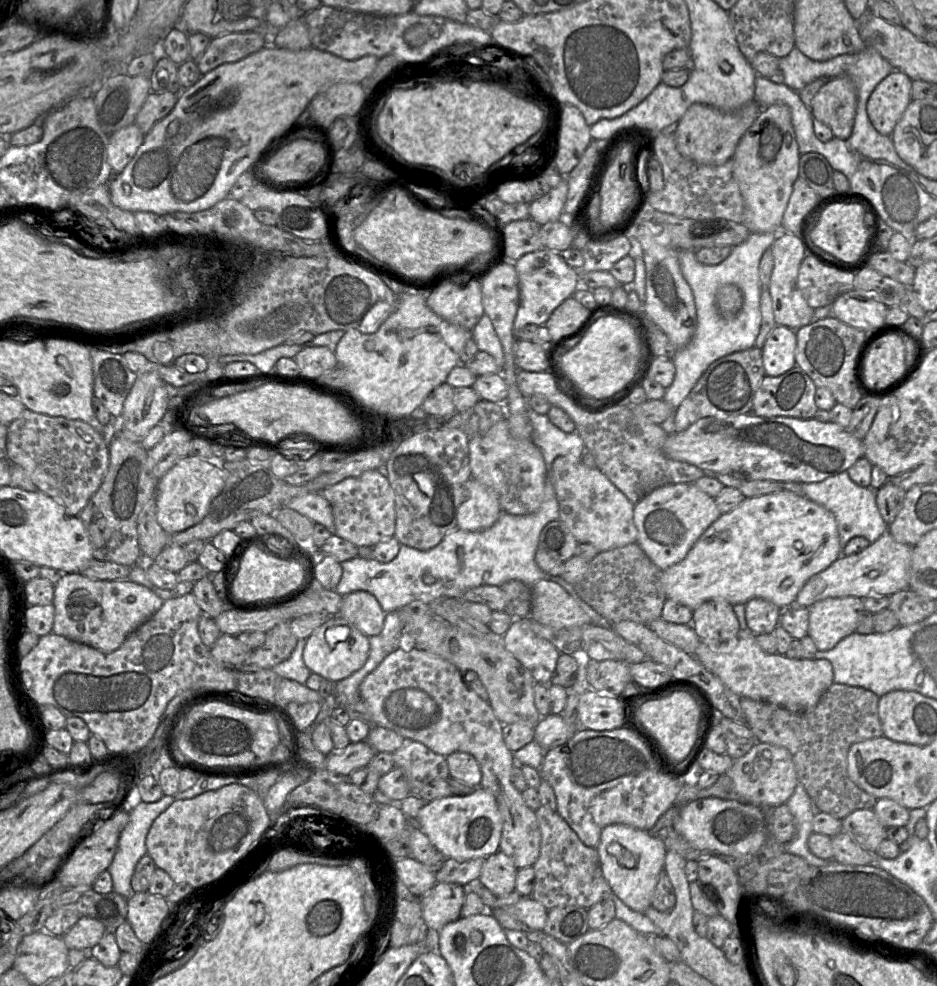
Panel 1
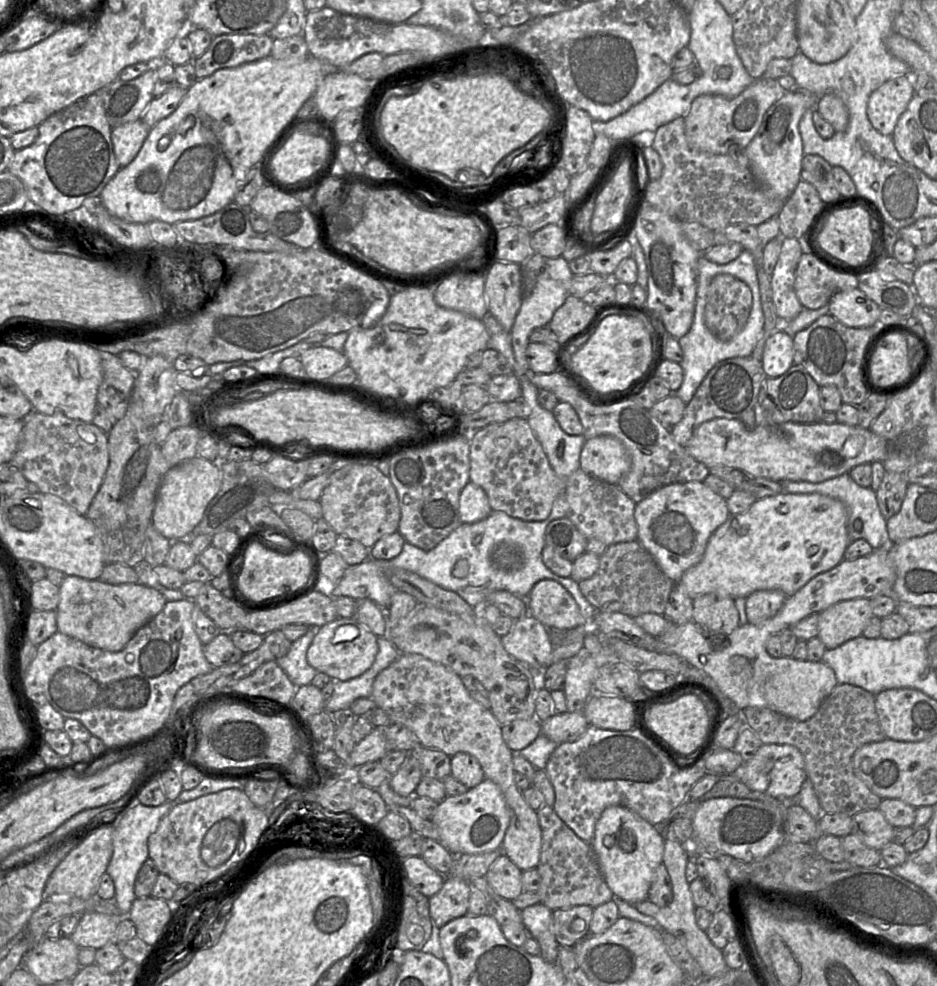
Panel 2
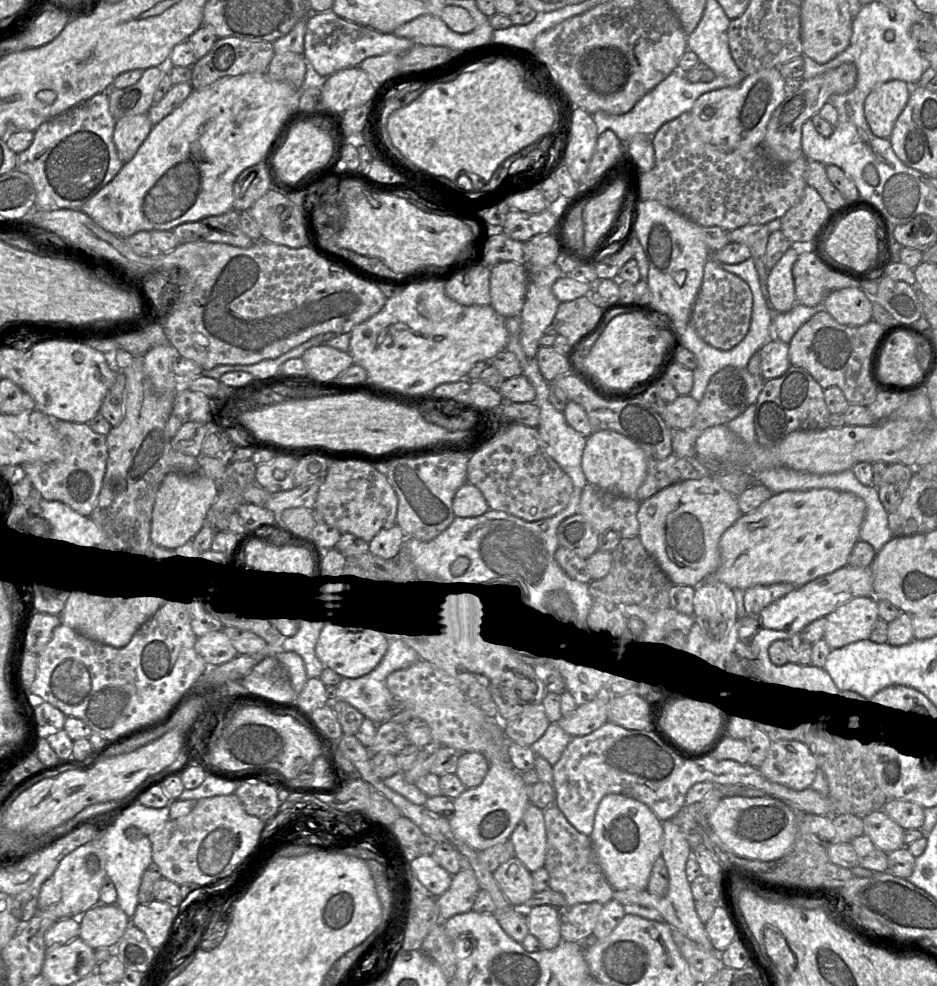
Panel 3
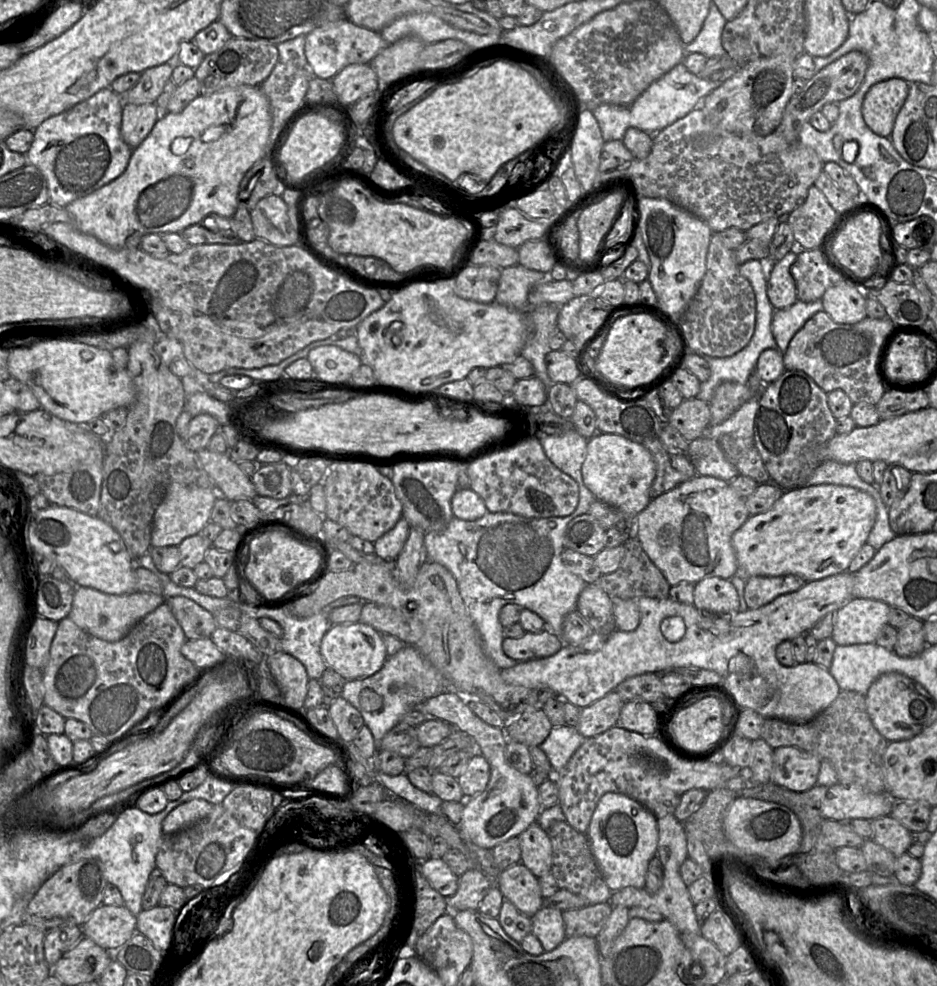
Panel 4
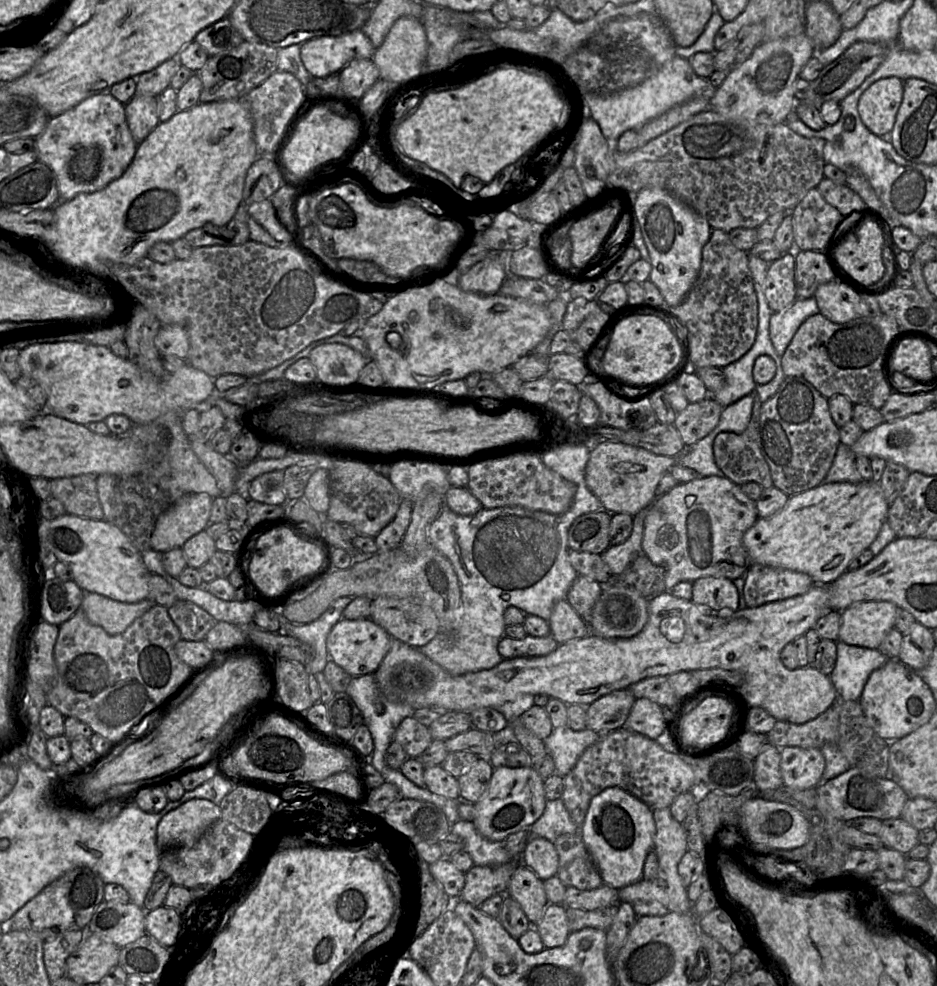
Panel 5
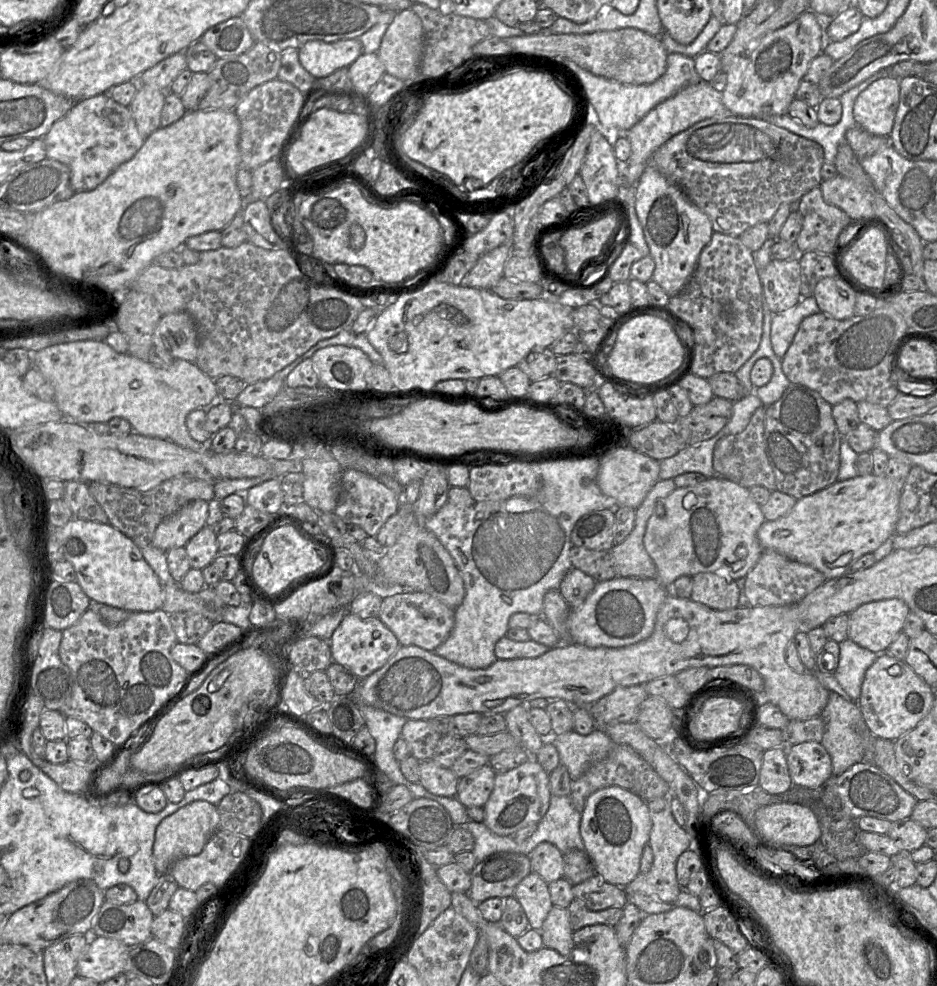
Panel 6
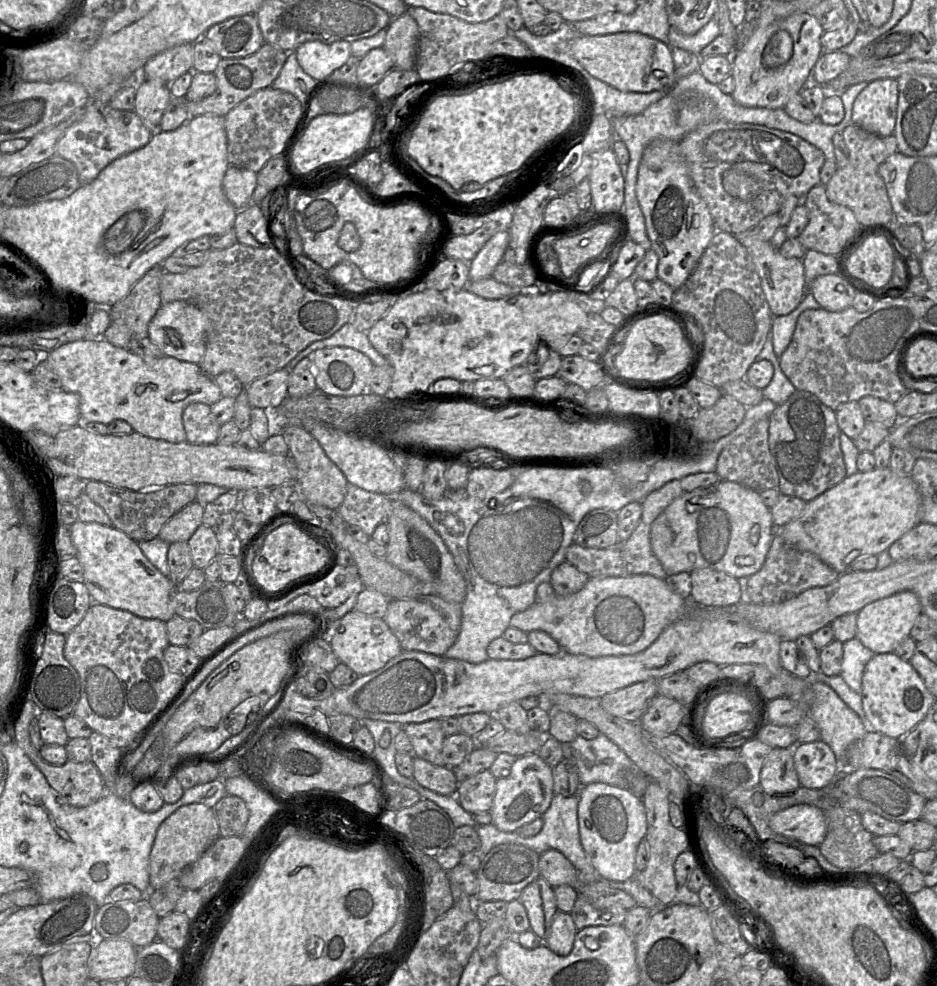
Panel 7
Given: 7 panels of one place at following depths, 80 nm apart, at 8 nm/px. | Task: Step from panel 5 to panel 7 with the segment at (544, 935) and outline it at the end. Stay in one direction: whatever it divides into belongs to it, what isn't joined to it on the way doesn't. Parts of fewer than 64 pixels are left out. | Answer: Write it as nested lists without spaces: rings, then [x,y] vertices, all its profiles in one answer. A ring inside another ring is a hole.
[[[558,910],[554,915],[550,933],[543,943],[557,955],[568,956],[573,949],[577,932],[570,913]]]

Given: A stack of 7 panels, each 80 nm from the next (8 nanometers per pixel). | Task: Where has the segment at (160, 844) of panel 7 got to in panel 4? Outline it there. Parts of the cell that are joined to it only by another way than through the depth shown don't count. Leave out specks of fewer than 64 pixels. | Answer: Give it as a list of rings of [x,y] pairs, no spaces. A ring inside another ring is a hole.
[[[192,799],[174,808],[162,821],[163,835],[176,833],[205,818],[214,805],[204,799]]]

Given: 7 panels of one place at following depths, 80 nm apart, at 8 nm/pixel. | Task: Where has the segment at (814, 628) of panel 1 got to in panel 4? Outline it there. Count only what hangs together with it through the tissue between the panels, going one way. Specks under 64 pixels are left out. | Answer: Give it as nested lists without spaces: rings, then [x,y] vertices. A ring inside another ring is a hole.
[[[853,598],[835,612],[832,639],[836,645],[875,643],[881,629],[888,624],[890,606],[882,601]]]

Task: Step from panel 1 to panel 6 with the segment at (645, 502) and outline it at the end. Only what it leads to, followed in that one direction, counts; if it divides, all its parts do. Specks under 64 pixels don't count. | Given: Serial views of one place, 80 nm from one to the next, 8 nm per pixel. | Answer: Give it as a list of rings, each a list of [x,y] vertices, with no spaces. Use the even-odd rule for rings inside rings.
[[[715,476],[694,486],[676,487],[659,503],[664,505],[665,515],[660,517],[654,511],[649,518],[644,535],[644,546],[657,567],[657,579],[664,587],[681,576],[693,577],[704,572],[721,573],[736,581],[739,578],[745,578],[760,559],[764,549],[758,540],[757,533],[766,519],[761,506],[753,499],[749,489],[724,477]],[[688,494],[695,495],[697,504],[686,510],[683,507],[683,500]]]

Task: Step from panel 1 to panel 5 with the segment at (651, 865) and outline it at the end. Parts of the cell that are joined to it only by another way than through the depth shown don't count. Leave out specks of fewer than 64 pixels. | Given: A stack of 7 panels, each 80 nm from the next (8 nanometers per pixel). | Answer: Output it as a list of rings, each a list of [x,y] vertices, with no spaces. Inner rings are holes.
[[[608,787],[595,795],[580,827],[603,882],[617,890],[643,879],[645,859],[654,847],[655,829],[652,809],[620,787]]]

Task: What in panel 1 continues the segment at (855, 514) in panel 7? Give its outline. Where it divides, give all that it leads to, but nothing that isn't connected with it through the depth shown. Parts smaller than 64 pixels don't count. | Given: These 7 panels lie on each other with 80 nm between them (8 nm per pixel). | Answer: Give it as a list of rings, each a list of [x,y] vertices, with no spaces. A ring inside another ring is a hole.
[[[771,493],[745,499],[733,510],[722,513],[693,544],[686,557],[662,571],[667,599],[673,599],[692,611],[701,603],[722,598],[732,605],[745,604],[758,597],[786,609],[795,604],[798,592],[815,574],[841,556],[839,533],[832,512],[805,495]]]

